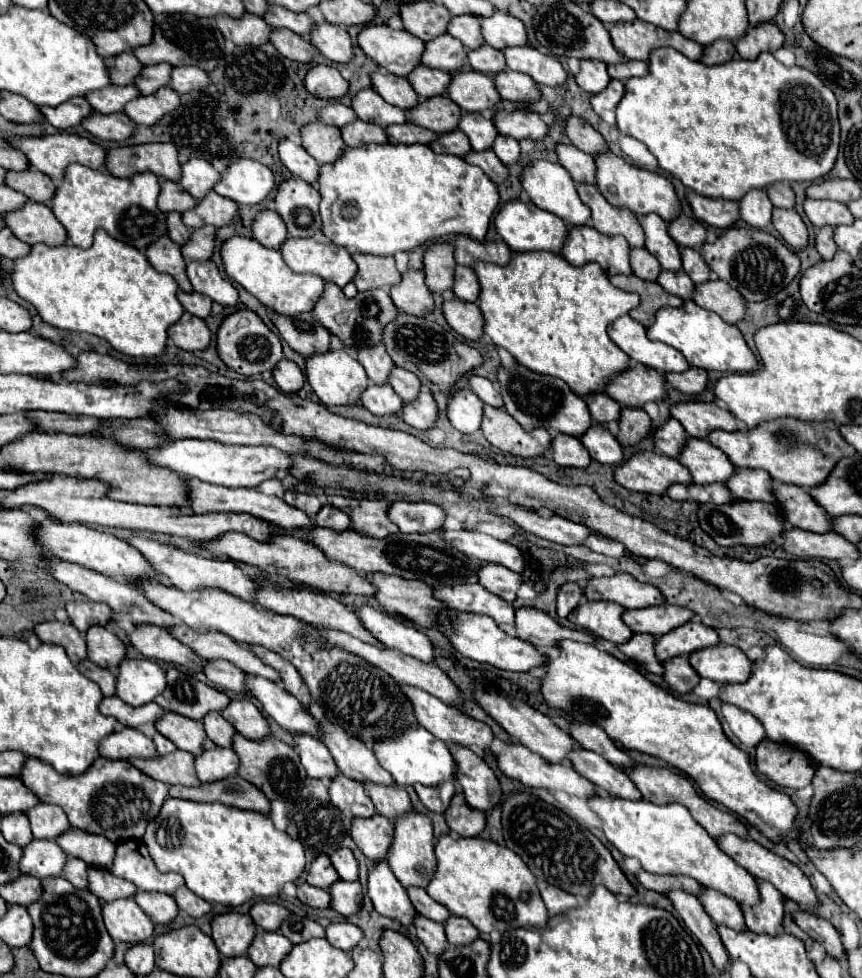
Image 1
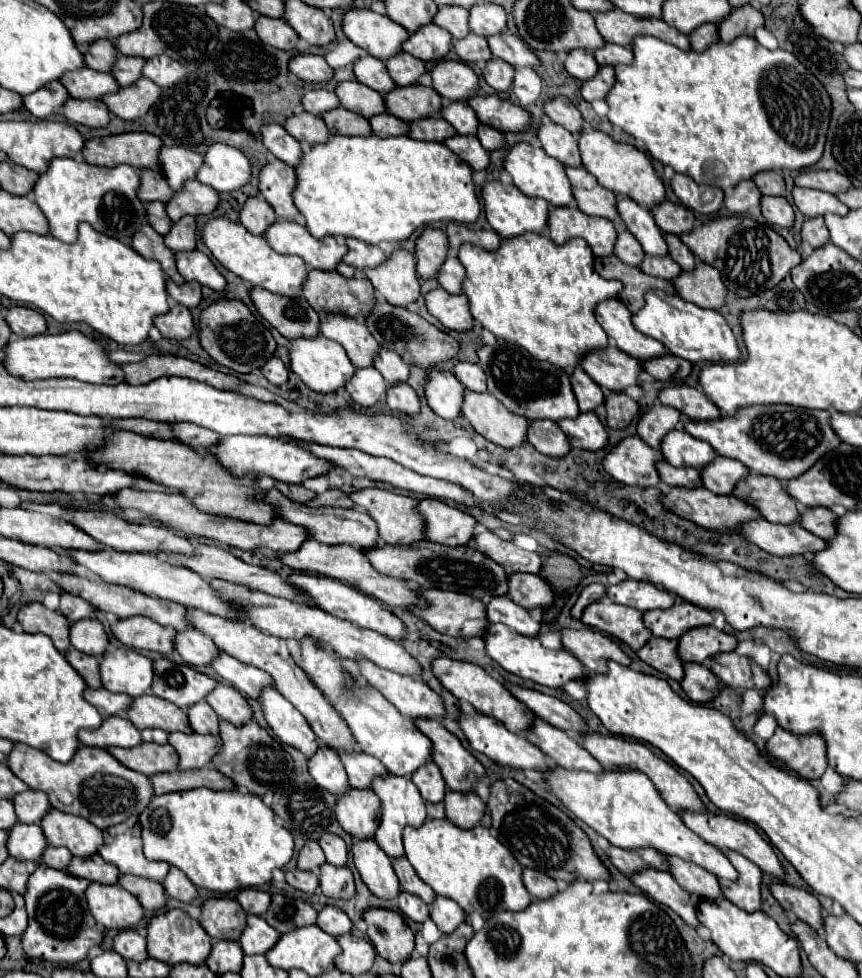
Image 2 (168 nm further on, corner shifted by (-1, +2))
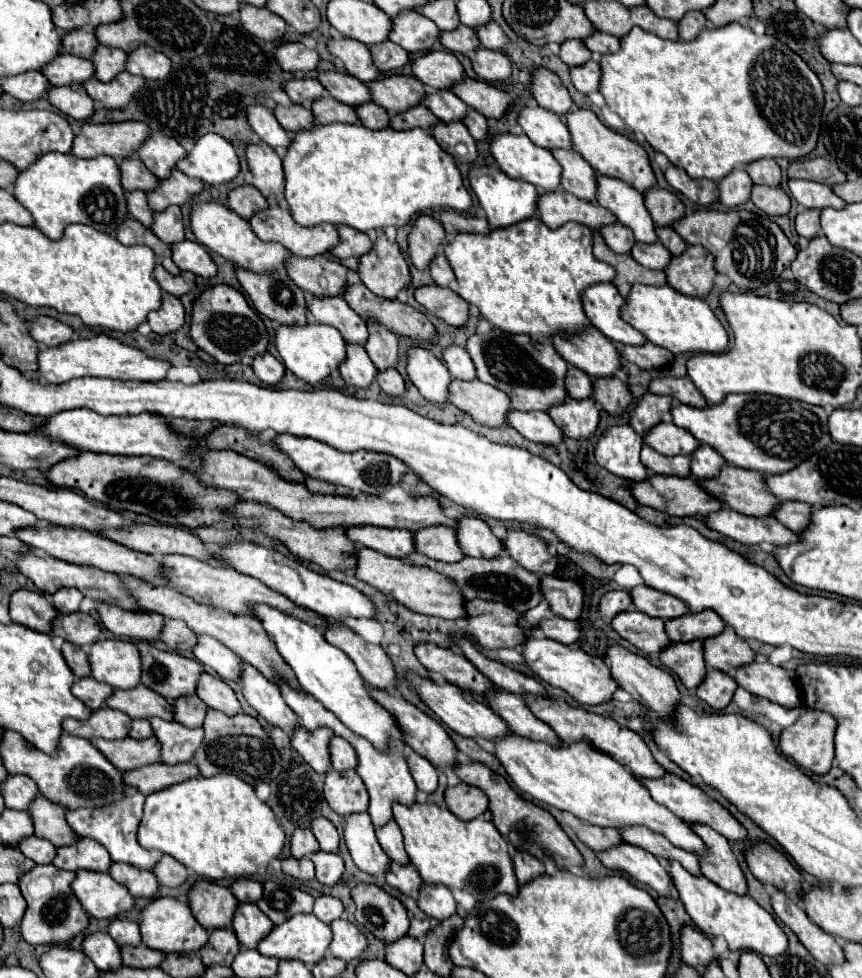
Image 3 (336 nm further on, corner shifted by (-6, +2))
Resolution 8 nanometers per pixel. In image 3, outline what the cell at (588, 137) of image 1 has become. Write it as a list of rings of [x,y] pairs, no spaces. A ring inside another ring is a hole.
[[[536,69],[532,77],[532,93],[540,107],[556,113],[558,117],[564,117],[568,111],[572,111],[572,99],[558,79],[556,73],[548,69]]]

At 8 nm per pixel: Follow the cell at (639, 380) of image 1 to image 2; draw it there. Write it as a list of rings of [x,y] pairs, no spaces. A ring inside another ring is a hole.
[[[615,345],[587,353],[579,365],[607,393],[637,385],[637,373],[643,369],[637,359],[627,357]]]

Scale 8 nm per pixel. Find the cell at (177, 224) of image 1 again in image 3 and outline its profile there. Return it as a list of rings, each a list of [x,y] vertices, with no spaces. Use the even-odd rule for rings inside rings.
[[[132,191],[132,193],[126,193],[126,199],[128,199],[128,211],[134,215],[134,219],[138,219],[146,227],[152,227],[154,211],[148,207],[146,193],[144,191]]]

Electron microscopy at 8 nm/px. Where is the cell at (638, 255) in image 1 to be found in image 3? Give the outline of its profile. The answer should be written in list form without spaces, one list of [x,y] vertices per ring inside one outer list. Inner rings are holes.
[[[622,223],[602,227],[602,237],[614,253],[622,253],[622,255],[628,255],[632,251],[632,243],[636,243],[632,231],[628,231],[628,227],[624,227]]]

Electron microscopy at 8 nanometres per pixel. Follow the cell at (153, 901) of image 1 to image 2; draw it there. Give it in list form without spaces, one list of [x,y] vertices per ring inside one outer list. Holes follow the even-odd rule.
[[[119,875],[119,885],[133,893],[145,909],[163,909],[165,891],[163,885],[151,879],[141,879],[137,875]]]

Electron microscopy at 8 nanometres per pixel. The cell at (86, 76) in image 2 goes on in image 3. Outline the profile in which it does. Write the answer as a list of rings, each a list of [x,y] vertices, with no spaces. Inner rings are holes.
[[[62,53],[60,57],[56,57],[56,61],[48,63],[42,73],[48,77],[48,81],[54,87],[66,87],[72,83],[80,83],[84,85],[90,79],[96,79],[96,69],[92,65],[92,61],[88,59],[80,59],[68,53]]]

